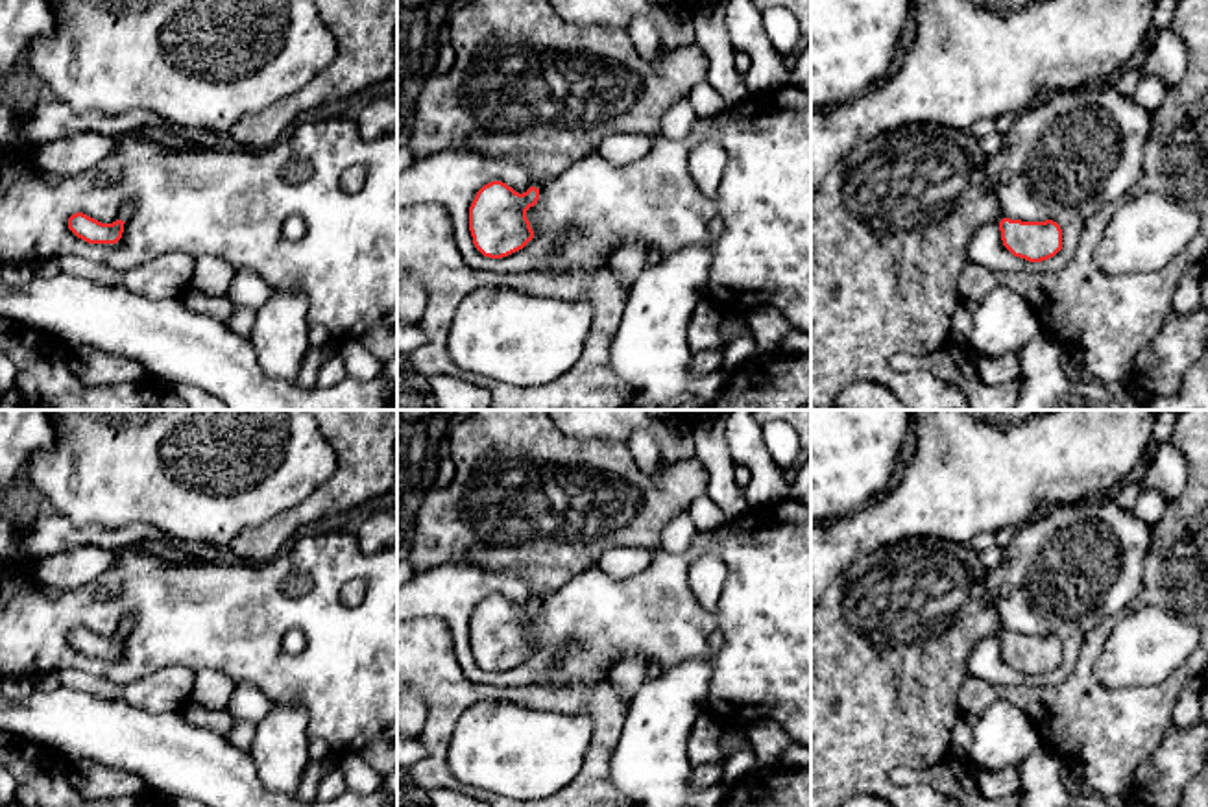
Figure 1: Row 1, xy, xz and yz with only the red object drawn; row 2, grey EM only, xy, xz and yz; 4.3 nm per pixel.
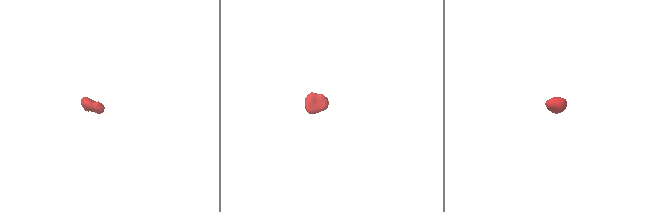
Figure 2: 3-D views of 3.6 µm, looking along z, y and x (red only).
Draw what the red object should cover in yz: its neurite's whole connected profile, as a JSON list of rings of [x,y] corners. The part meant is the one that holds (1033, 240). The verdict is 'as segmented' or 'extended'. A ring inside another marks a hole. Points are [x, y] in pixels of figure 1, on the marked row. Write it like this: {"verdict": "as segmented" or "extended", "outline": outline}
{"verdict": "as segmented", "outline": [[[1003,218],[999,222],[1003,246],[1020,259],[1042,262],[1062,249],[1062,229],[1057,222],[1021,222]]]}

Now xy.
{"verdict": "extended", "outline": [[[129,207],[120,209],[120,216],[113,223],[102,223],[83,212],[68,218],[68,229],[89,244],[116,244],[122,238],[124,223],[131,216]]]}

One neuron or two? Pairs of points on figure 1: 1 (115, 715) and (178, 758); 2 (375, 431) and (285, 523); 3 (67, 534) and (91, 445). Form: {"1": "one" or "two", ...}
{"1": "one", "2": "one", "3": "two"}

